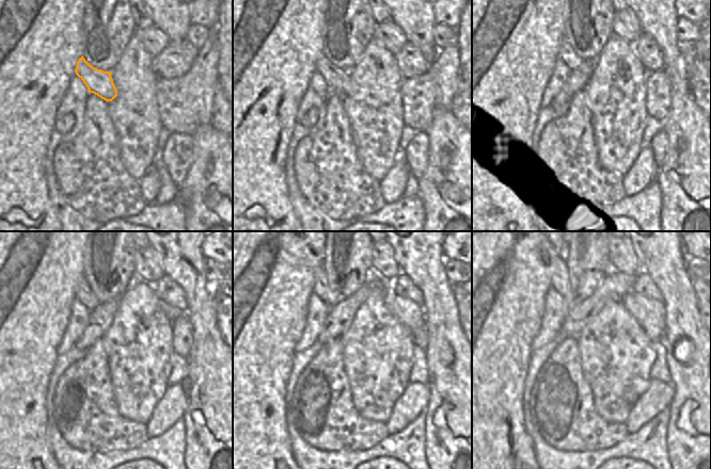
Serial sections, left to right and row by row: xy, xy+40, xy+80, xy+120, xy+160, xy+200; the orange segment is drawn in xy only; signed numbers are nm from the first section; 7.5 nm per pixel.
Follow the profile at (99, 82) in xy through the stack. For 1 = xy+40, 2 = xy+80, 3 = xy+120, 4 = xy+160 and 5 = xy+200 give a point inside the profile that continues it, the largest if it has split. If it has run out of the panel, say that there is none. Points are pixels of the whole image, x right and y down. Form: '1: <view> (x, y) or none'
1: xy+40 (337, 80)
2: xy+80 (566, 55)
3: xy+120 (83, 292)
4: xy+160 (321, 289)
5: xy+200 (559, 280)

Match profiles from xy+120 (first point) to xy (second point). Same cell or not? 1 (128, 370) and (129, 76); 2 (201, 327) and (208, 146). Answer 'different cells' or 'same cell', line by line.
1: same cell
2: same cell

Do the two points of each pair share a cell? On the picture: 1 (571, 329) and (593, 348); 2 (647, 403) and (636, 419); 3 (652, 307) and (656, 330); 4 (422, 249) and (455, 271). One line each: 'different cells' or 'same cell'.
1: different cells
2: same cell
3: same cell
4: different cells

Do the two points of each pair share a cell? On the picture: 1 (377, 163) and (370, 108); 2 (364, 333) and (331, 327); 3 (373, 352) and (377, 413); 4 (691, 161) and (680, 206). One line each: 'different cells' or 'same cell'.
1: same cell
2: different cells
3: same cell
4: same cell

